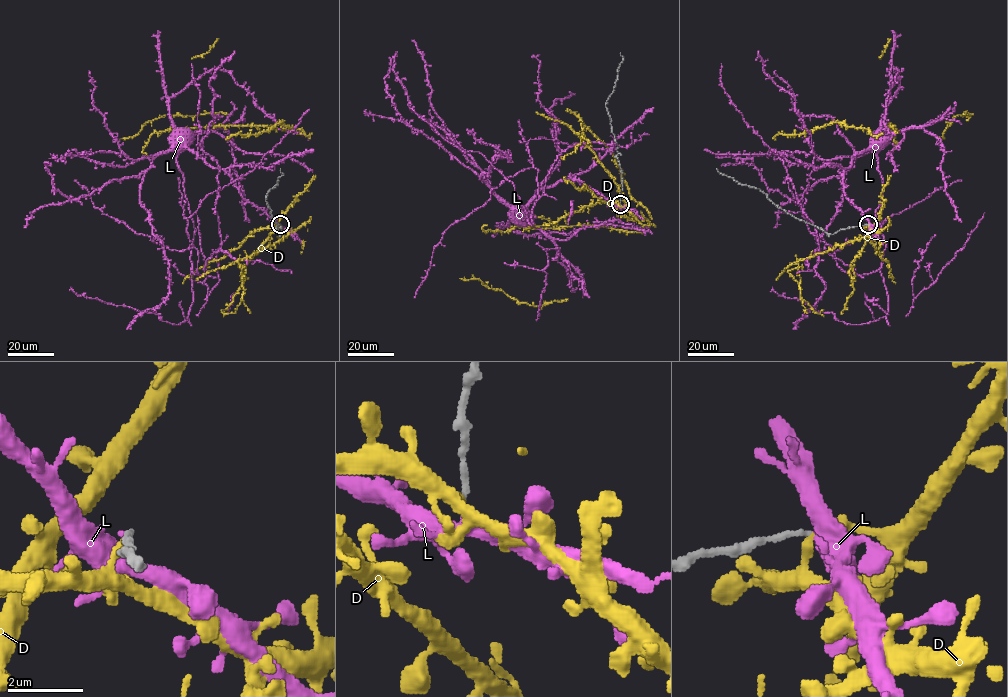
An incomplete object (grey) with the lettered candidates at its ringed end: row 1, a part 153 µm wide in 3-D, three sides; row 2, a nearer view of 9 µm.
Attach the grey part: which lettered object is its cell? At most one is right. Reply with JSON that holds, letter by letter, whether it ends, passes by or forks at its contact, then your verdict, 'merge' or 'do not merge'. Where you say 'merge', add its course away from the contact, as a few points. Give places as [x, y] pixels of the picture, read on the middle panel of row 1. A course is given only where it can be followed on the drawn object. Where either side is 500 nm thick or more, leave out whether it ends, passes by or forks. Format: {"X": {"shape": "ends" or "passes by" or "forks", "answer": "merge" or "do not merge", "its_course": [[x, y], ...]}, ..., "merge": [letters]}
{"D": {"shape": "ends", "answer": "do not merge"}, "L": {"shape": "ends", "answer": "do not merge"}, "merge": []}

